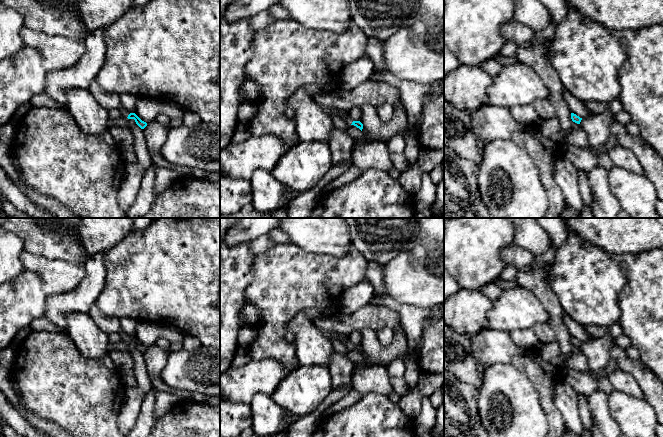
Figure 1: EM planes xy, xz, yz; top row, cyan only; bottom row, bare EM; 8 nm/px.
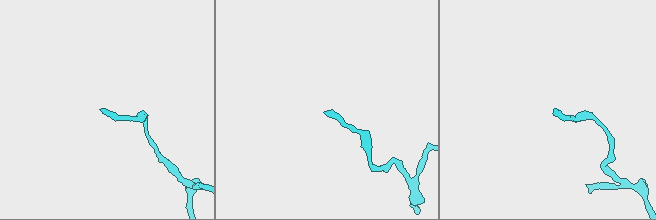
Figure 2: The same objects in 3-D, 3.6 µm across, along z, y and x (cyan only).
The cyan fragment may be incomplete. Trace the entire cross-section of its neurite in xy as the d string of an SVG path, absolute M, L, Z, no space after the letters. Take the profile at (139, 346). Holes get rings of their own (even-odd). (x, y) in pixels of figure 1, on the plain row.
M122 329L119 332L122 340L127 341L128 343L134 343L136 348L144 353L147 350L147 347L142 345L135 337L129 337Z

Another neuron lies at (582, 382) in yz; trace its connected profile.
M564 370L562 380L571 385L577 394L582 393L586 397L597 390L601 390L606 394L610 394L615 390L607 376L596 380L584 371Z

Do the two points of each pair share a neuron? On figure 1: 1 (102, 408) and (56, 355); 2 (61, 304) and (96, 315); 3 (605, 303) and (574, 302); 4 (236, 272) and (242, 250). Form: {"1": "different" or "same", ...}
{"1": "same", "2": "different", "3": "same", "4": "same"}

